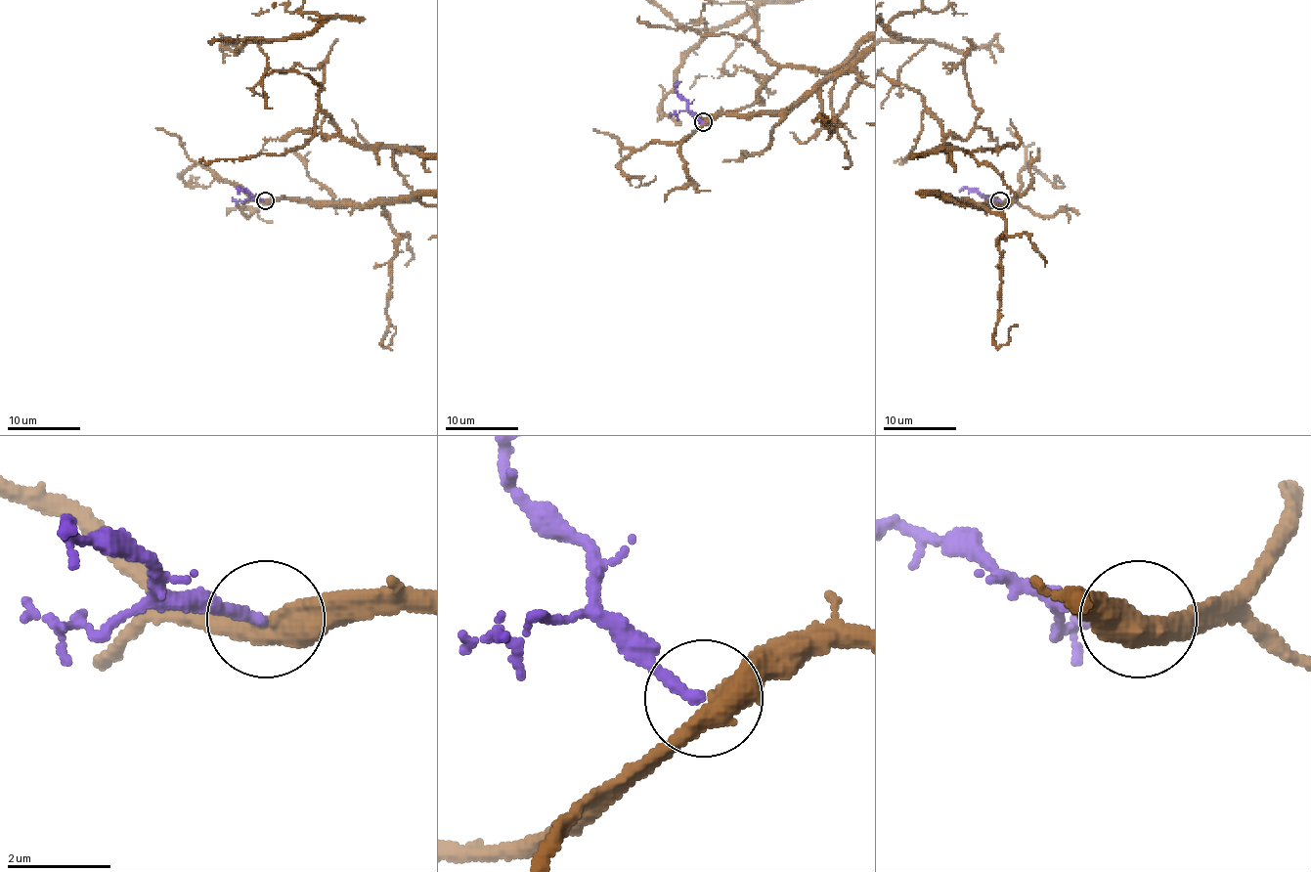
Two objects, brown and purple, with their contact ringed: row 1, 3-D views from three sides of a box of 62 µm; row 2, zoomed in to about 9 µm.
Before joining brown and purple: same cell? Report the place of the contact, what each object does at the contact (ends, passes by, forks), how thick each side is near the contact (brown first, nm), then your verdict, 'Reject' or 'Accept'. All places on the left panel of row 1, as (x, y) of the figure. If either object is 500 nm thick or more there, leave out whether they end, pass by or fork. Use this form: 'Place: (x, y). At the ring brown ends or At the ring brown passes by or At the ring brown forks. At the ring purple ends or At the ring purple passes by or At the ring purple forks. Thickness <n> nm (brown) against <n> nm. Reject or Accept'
Place: (265, 200). At the ring brown passes by. At the ring purple ends. Thickness 480 nm (brown) against 200 nm. Accept

